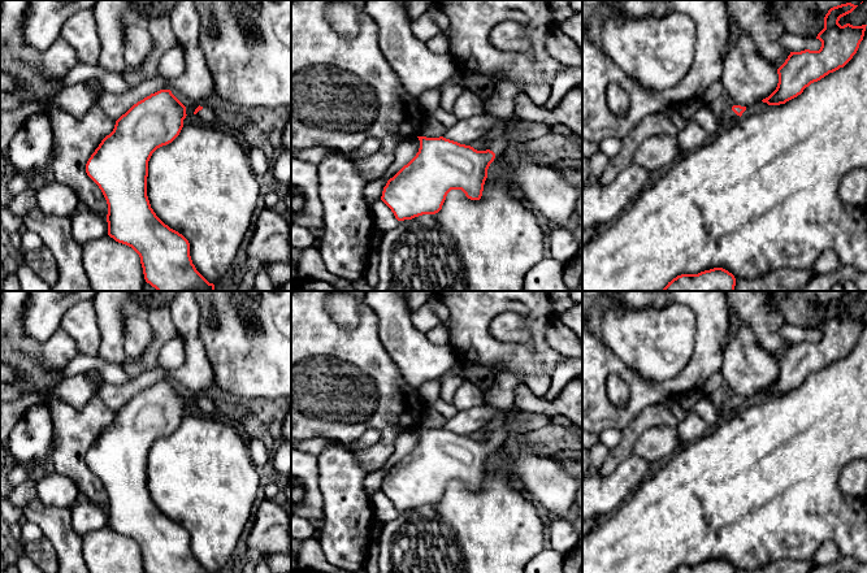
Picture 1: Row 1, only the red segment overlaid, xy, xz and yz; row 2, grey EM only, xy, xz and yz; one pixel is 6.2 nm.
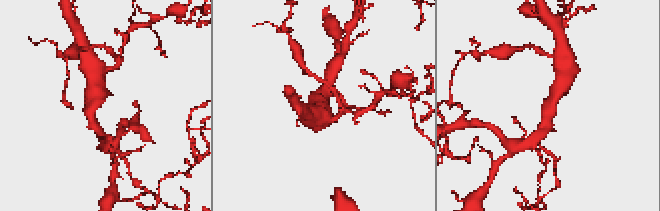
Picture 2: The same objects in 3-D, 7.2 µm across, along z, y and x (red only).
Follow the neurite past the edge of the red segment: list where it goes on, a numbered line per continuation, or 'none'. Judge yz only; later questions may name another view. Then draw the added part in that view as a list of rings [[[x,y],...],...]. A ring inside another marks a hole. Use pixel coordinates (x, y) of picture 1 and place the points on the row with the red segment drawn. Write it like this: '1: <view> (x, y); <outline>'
1: yz (728, 116); [[[732,108],[727,109],[723,114],[721,114],[721,118],[719,120],[720,121],[720,125],[721,126],[727,126],[729,125],[731,122],[734,122],[740,116],[737,116]]]

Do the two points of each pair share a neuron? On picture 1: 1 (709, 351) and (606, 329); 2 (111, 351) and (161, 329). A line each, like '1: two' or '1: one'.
1: two
2: two

